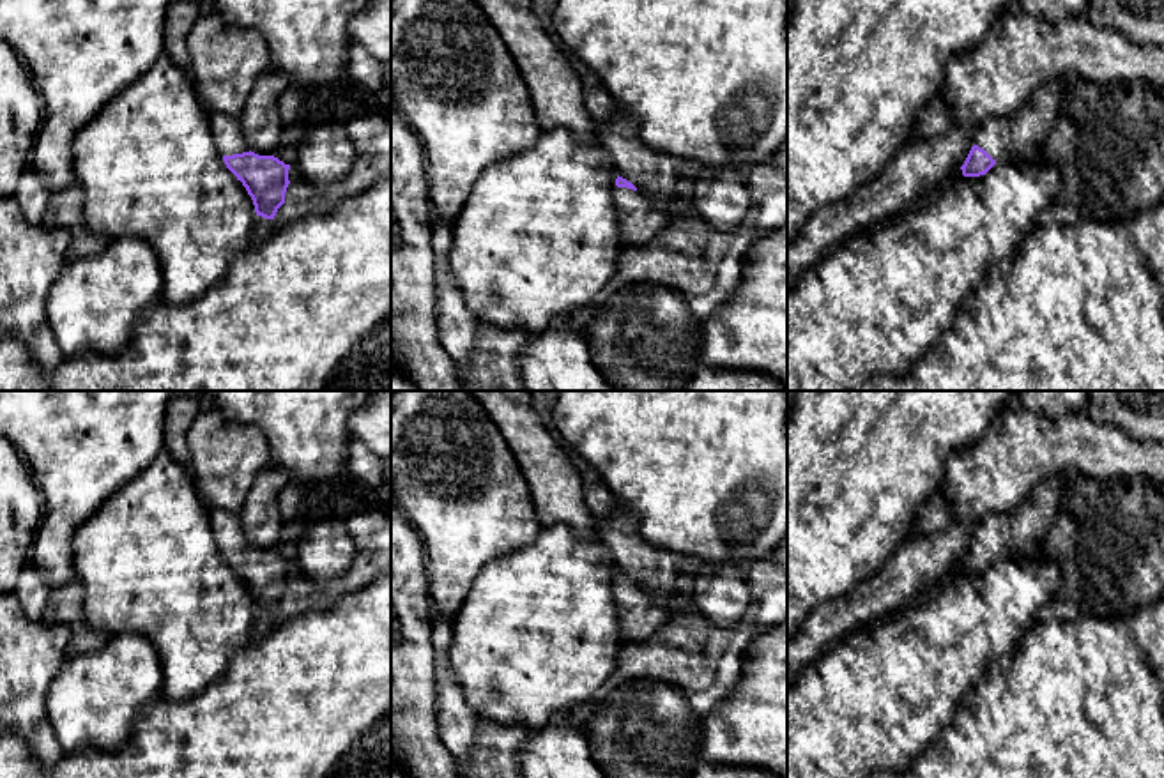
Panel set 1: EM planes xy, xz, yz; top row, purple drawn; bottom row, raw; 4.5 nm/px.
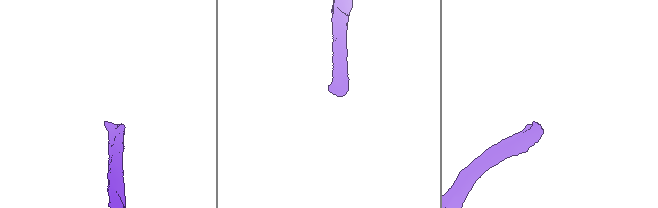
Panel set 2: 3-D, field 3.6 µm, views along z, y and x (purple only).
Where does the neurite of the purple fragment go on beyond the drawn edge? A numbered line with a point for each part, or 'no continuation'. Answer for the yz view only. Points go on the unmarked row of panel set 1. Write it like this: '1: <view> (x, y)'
1: yz (1021, 529)

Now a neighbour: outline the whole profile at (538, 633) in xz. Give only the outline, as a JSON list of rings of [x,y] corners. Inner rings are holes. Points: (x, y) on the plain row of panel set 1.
[[[566,525],[543,527],[532,543],[486,562],[449,621],[449,667],[469,707],[499,725],[540,732],[557,714],[570,714],[591,698],[616,670],[624,645],[612,594],[616,575],[612,552],[601,541],[578,539]]]

